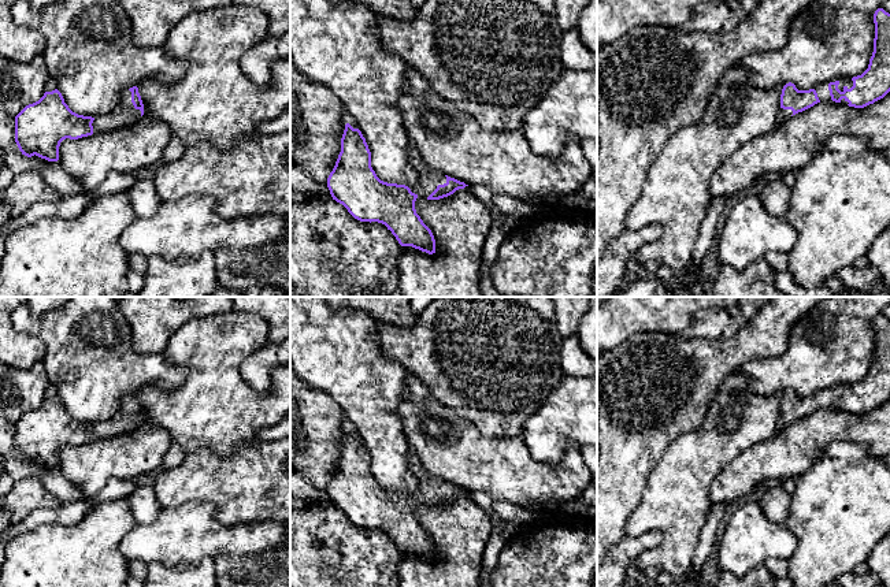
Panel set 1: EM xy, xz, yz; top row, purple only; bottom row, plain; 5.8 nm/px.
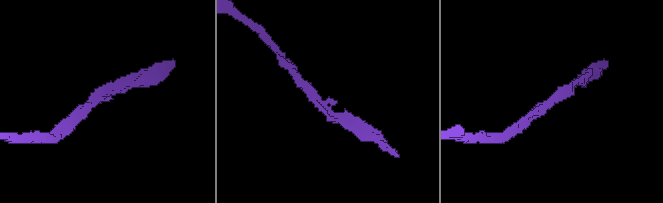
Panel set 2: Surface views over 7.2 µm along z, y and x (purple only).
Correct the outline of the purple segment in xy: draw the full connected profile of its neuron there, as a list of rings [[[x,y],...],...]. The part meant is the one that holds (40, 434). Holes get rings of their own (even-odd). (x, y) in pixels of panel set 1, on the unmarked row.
[[[137,393],[127,395],[111,419],[96,424],[73,419],[55,395],[45,398],[38,408],[26,412],[15,423],[15,449],[27,464],[36,461],[58,468],[63,446],[115,438],[137,428],[142,421],[144,410]]]

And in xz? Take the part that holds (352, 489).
[[[346,430],[341,458],[327,484],[327,494],[333,506],[342,510],[355,525],[382,530],[401,553],[433,561],[435,546],[416,520],[416,505],[440,506],[468,491],[429,473],[412,447],[408,467],[419,482],[415,491],[381,487],[371,473],[371,458],[366,445],[359,435]]]

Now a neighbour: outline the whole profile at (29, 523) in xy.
[[[89,501],[59,504],[56,508],[41,508],[30,513],[19,524],[11,524],[1,535],[0,540],[10,540],[14,536],[33,531],[40,525],[63,524],[71,525],[84,519],[94,508]]]

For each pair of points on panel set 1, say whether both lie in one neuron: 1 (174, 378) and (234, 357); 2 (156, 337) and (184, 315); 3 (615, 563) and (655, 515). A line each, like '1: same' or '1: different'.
1: different
2: same
3: different

